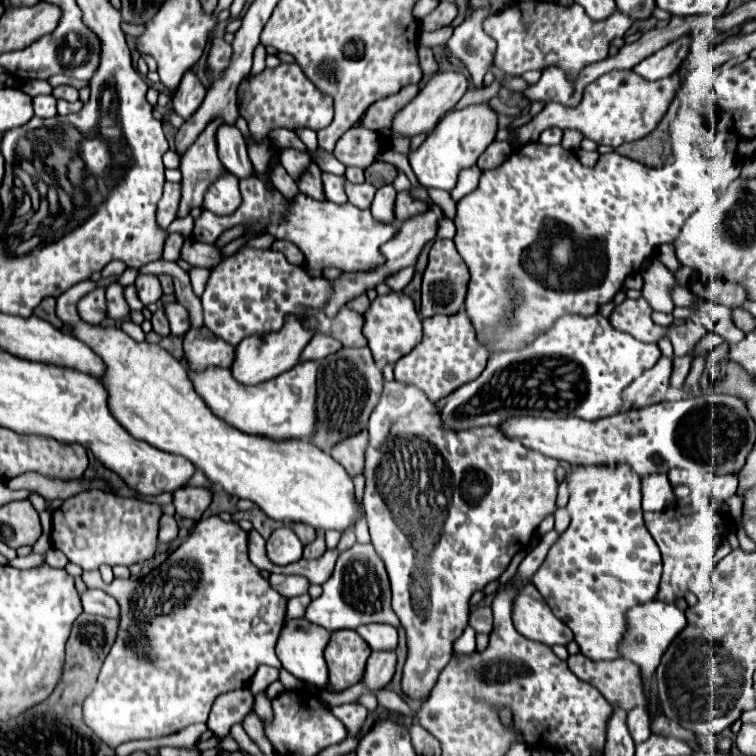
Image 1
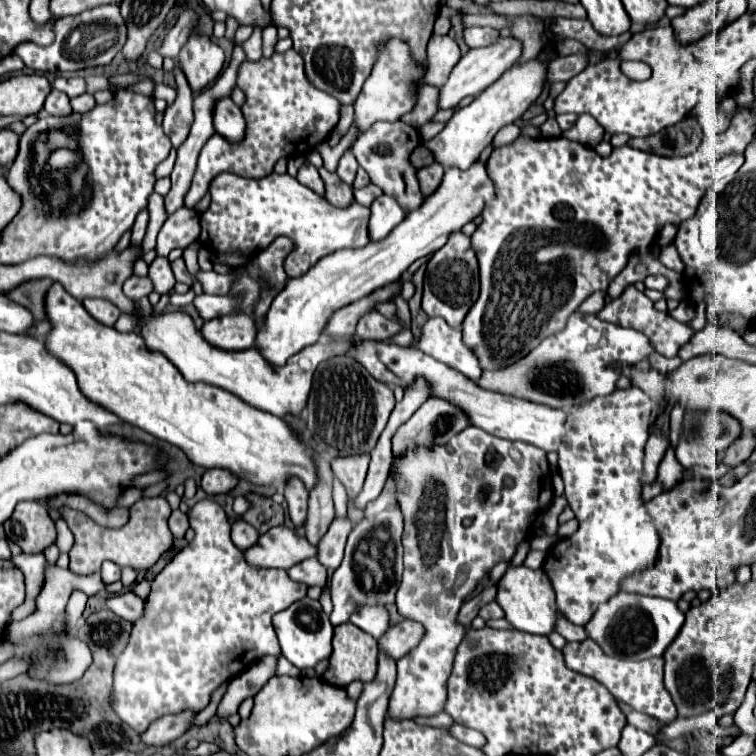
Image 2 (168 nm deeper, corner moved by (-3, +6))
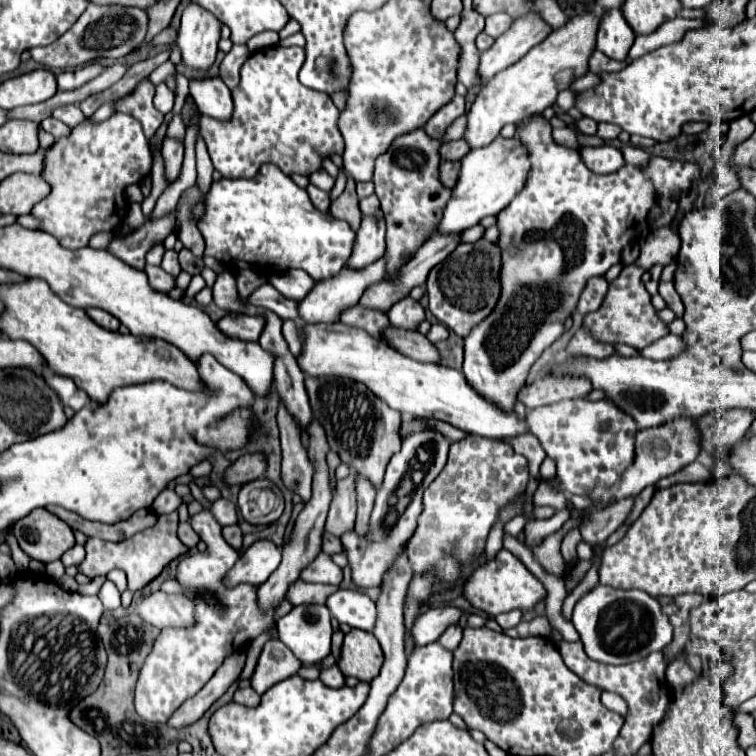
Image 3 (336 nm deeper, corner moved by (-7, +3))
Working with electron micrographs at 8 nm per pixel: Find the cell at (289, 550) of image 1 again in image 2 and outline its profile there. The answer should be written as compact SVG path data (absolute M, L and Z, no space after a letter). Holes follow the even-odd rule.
M275 526L269 532L265 532L259 538L259 544L255 548L249 548L245 552L247 562L263 568L291 568L305 558L315 556L315 546L307 544L305 536L287 526Z

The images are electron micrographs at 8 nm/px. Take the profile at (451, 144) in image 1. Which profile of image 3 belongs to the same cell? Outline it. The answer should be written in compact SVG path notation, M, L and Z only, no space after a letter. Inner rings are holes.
M585 11L581 15L573 15L567 19L567 23L559 29L555 29L543 43L539 43L537 47L533 47L523 59L519 59L519 63L513 63L511 67L507 67L505 71L499 71L497 75L493 75L485 87L481 87L481 91L475 97L475 103L471 105L471 111L467 113L467 133L465 133L465 141L471 147L483 147L489 145L501 131L503 125L507 123L517 123L519 119L533 115L533 113L541 113L547 107L551 107L559 95L559 91L567 89L577 77L583 77L589 71L589 57L595 51L595 35L599 29L599 19L601 13L599 11ZM567 69L573 71L573 75L567 73Z

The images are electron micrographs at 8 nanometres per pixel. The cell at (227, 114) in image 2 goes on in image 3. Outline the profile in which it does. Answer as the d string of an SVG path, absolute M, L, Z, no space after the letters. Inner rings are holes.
M221 77L191 79L189 89L191 89L191 97L195 99L195 103L203 115L211 115L215 119L231 117L231 111L233 111L231 91L221 81Z

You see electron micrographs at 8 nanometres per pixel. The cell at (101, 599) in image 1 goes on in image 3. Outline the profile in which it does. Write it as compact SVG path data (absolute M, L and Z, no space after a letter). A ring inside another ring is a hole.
M157 591L143 597L139 603L139 615L155 627L193 627L195 625L195 605L183 595L169 595Z

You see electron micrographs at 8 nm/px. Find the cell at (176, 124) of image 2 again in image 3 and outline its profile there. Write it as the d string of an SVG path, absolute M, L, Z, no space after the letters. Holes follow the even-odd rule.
M165 139L163 141L163 165L165 165L165 179L167 183L175 183L181 173L181 163L183 163L183 143L175 139Z

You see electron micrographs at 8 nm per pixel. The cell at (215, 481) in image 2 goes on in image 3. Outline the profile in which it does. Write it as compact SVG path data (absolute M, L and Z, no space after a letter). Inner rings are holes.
M263 453L241 455L225 473L227 483L249 483L259 479L267 469L267 459Z

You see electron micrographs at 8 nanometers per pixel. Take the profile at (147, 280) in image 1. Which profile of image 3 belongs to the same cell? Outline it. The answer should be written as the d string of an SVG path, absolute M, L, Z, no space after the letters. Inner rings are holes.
M169 249L169 251L165 251L165 255L163 255L163 263L161 263L161 267L167 271L167 273L171 273L171 275L179 275L179 271L181 271L181 267L179 267L179 261L177 261L177 251L175 249Z

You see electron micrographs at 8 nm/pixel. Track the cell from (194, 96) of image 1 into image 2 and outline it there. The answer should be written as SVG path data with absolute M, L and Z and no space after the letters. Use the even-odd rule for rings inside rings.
M195 34L179 52L179 66L183 68L193 94L199 94L223 70L225 54L207 36Z

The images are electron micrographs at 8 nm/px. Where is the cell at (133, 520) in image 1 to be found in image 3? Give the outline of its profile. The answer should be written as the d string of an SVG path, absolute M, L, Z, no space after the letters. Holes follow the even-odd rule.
M169 513L169 515L159 515L155 527L139 531L131 539L125 539L119 543L89 539L85 545L87 557L79 565L79 569L81 569L81 573L85 573L89 577L107 575L111 569L123 569L129 579L129 591L135 593L135 591L143 589L147 583L151 583L173 559L177 559L189 551L177 537L177 523L179 523L177 513Z

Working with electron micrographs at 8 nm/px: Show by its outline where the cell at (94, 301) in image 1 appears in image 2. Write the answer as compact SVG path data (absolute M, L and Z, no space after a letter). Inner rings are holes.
M91 298L91 300L83 300L83 306L95 320L99 320L105 326L113 326L121 314L121 310L111 300L93 300Z

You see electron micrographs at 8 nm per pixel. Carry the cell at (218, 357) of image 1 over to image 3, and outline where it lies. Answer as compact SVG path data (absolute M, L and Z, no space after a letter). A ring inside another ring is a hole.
M227 313L217 327L235 339L243 341L259 341L259 335L265 327L265 317L263 315L241 315L241 313Z

